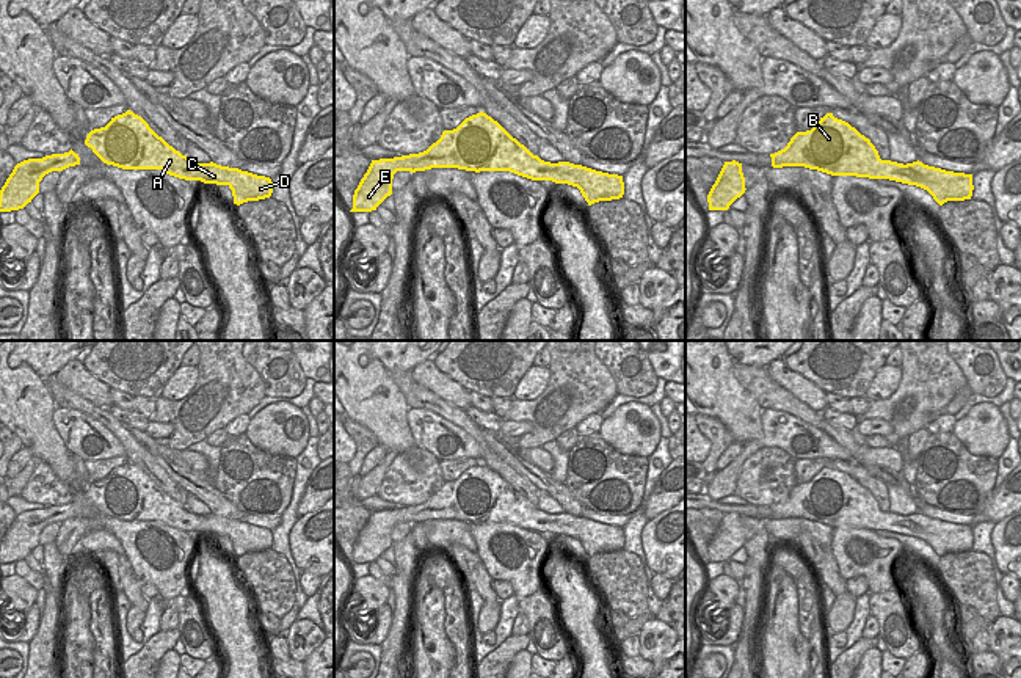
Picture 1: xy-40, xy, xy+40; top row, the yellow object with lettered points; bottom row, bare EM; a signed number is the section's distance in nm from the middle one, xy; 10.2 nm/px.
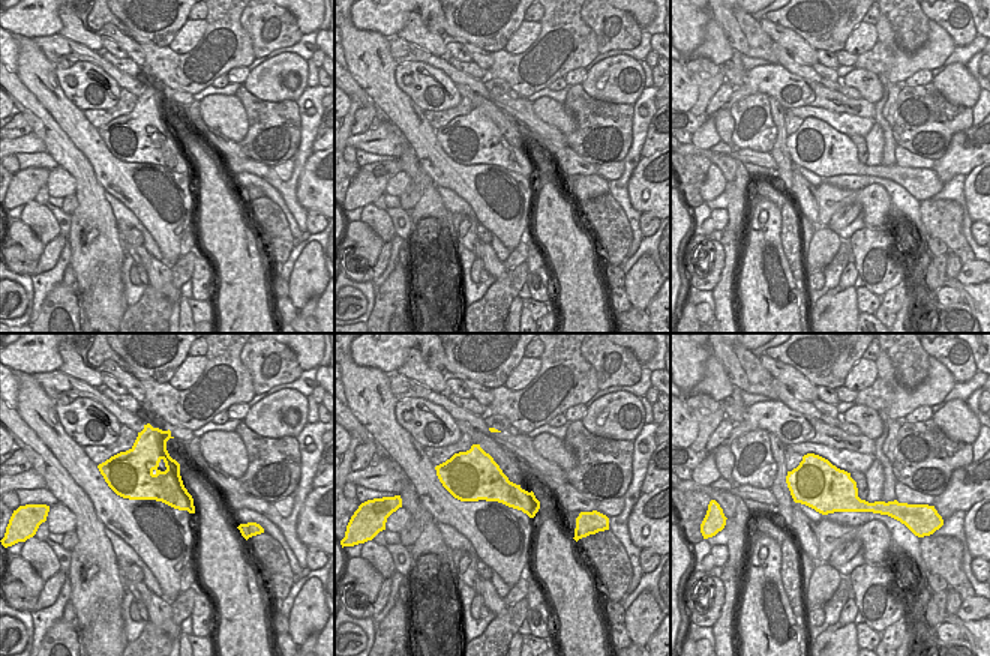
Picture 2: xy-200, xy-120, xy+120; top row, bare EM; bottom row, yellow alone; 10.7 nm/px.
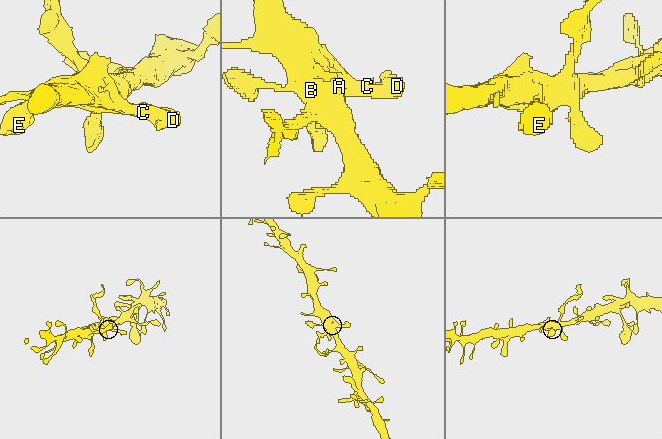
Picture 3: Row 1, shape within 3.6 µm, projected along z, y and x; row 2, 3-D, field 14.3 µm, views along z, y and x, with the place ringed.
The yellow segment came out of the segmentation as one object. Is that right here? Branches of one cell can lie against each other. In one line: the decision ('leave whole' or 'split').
leave whole

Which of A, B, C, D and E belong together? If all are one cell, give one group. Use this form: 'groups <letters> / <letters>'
groups A B C D E

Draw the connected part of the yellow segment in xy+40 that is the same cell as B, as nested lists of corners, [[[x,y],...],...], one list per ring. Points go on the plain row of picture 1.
[[[827,465],[811,482],[797,483],[787,498],[770,505],[772,518],[805,518],[831,527],[889,530],[927,541],[943,557],[972,548],[972,526],[946,523],[922,513],[881,512],[869,490]]]

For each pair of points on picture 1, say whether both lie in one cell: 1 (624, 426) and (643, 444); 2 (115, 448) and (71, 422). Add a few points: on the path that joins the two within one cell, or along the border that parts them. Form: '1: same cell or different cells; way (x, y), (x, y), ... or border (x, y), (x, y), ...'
1: same cell; way (629, 430), (639, 440)
2: same cell; way (104, 444), (82, 433)

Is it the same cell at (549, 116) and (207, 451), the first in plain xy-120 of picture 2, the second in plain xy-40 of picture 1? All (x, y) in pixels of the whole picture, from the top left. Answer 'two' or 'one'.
two

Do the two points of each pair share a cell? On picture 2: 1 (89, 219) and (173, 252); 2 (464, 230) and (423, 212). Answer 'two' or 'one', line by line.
1: two
2: two

